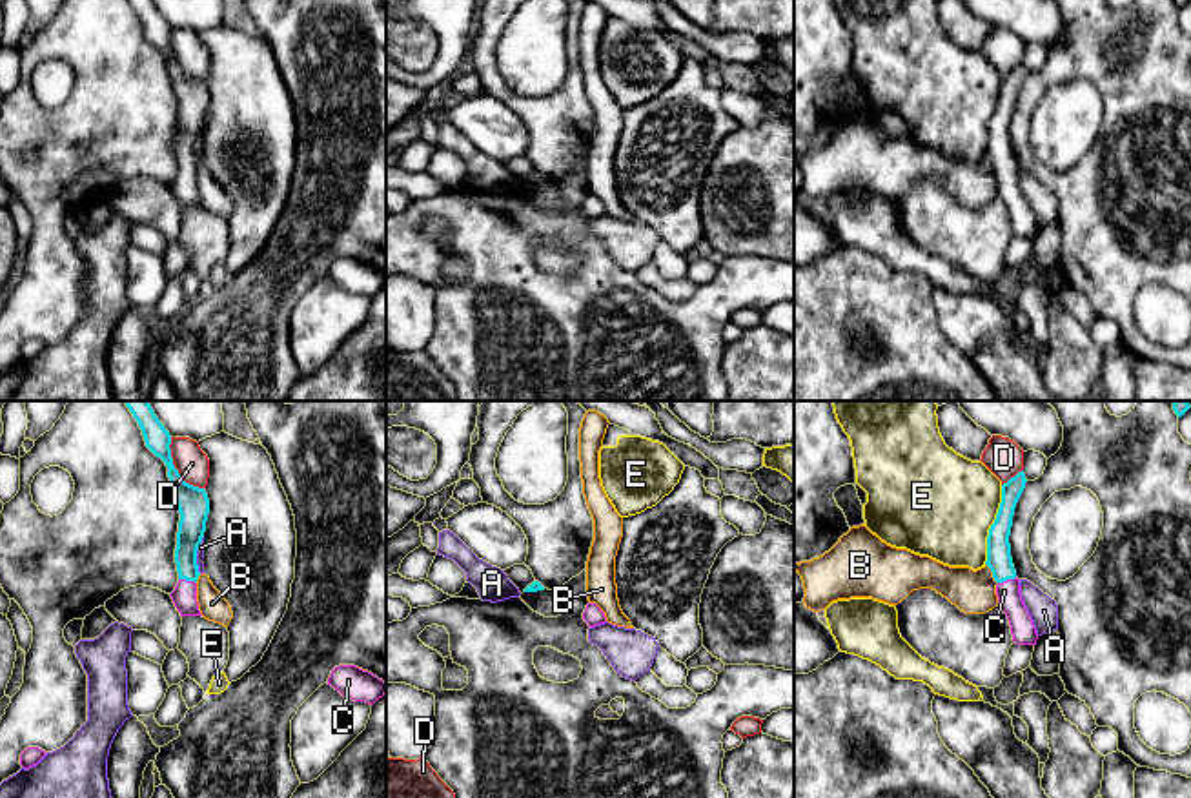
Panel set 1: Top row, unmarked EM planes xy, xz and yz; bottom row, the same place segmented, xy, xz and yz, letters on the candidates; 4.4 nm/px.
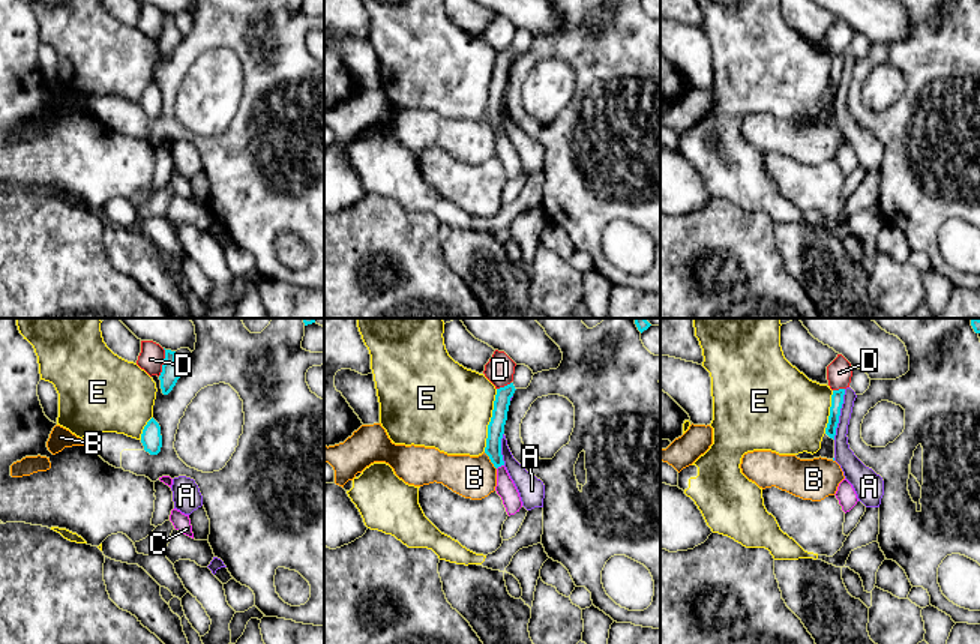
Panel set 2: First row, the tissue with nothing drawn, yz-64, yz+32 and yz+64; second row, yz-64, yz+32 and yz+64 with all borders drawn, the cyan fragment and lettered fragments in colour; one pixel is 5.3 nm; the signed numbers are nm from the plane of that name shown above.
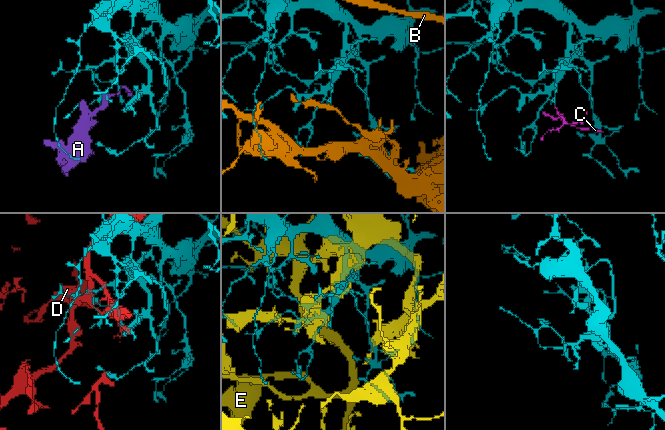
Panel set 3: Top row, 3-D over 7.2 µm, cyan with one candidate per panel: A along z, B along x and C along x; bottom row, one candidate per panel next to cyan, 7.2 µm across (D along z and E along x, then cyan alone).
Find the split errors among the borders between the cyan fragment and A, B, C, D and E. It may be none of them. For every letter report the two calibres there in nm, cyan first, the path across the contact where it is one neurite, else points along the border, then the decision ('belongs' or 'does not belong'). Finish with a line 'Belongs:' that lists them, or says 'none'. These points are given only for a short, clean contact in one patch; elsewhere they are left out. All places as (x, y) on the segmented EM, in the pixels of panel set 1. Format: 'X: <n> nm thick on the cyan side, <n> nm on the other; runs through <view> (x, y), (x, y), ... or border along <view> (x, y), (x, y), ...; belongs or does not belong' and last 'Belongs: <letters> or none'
A: 140 nm thick on the cyan side, 30 nm on the other; border along xy (203, 536), (197, 547), (199, 572); does not belong
B: 110 nm thick on the cyan side, 190 nm on the other; does not belong
C: 120 nm thick on the cyan side, 110 nm on the other; runs through xy (192, 525), (188, 538), (188, 580), (184, 596); belongs
D: 140 nm thick on the cyan side, 140 nm on the other; does not belong
E: 110 nm thick on the cyan side, 460 nm on the other; does not belong
Belongs: C

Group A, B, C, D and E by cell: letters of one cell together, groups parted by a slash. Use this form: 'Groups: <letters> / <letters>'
Groups: A / B / C / D / E

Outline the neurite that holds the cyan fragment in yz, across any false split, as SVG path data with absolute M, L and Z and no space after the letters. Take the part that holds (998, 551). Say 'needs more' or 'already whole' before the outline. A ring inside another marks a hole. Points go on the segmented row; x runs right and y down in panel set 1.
needs more; M1023 470L1002 485L1002 503L987 536L987 561L996 585L998 607L1005 612L1013 641L1036 645L1038 634L1020 596L1020 581L1011 558L1011 527L1016 503L1025 488Z

